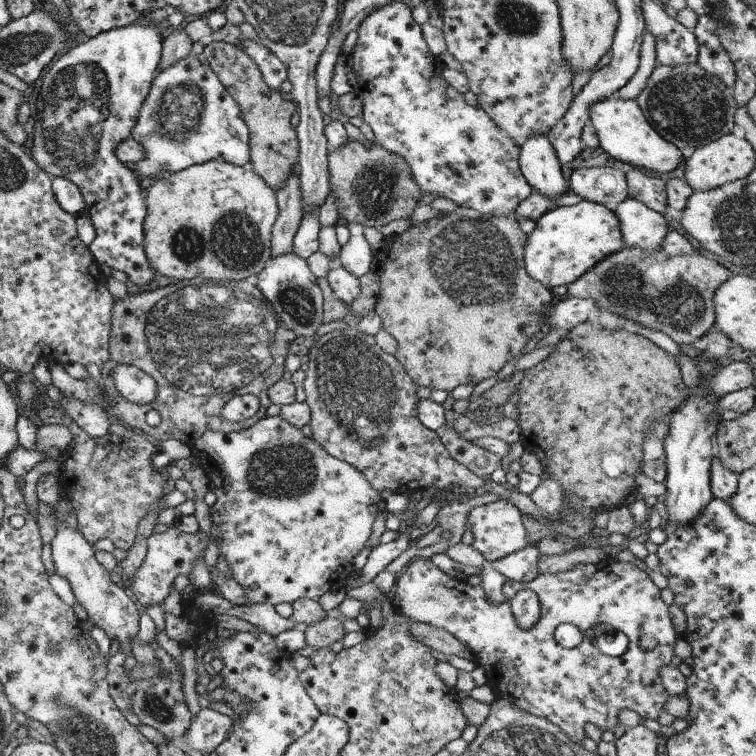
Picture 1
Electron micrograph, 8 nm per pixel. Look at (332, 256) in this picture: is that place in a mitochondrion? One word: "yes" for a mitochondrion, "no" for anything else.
no

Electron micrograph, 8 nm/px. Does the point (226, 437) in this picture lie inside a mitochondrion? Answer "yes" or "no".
no

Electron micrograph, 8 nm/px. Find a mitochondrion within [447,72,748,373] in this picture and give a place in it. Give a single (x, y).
(686, 108)

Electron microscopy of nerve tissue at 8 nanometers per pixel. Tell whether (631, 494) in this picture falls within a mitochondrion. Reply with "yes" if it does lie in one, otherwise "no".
no

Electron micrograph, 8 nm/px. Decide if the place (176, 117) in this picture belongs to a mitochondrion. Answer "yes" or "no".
yes

